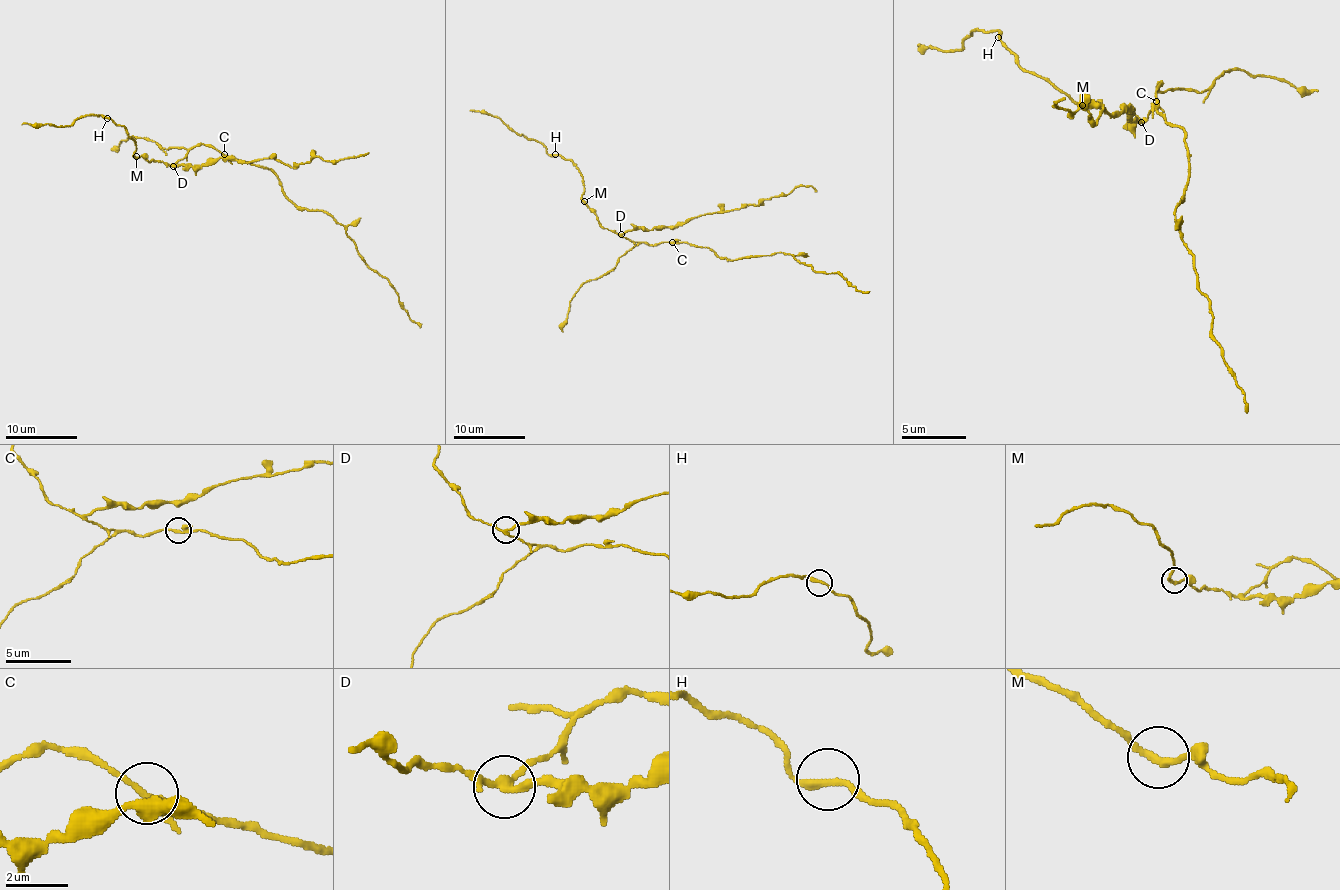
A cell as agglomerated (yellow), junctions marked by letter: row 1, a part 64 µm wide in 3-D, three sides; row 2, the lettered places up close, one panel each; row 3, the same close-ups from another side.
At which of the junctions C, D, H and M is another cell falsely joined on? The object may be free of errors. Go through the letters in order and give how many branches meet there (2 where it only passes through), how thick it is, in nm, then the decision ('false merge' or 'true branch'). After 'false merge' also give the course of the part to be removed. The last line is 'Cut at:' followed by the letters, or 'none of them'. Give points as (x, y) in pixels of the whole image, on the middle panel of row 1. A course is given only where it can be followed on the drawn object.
C: 3 branches meet; 240 nm thick; true branch
D: 3 branches meet; 220 nm thick; false merge; foreign part runs (620, 233), (681, 226), (706, 213), (746, 208), (764, 199), (787, 195), (798, 186), (811, 186), (816, 192)
H: 2 branches meet; 260 nm thick; true branch
M: 2 branches meet; 240 nm thick; true branch
Cut at: D

